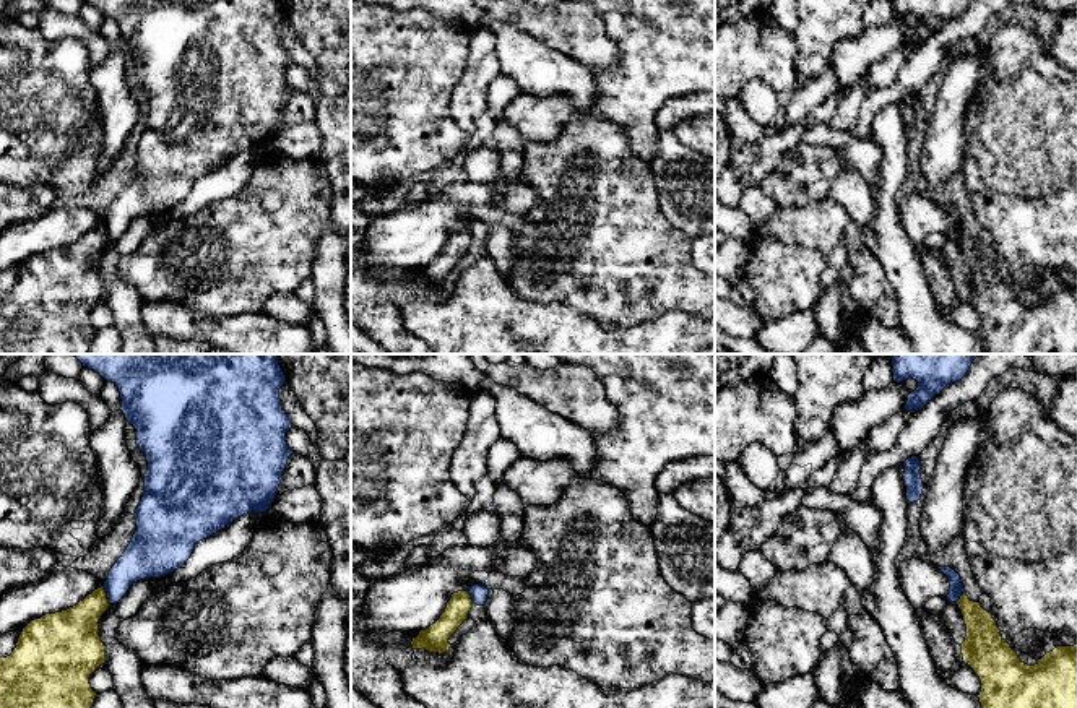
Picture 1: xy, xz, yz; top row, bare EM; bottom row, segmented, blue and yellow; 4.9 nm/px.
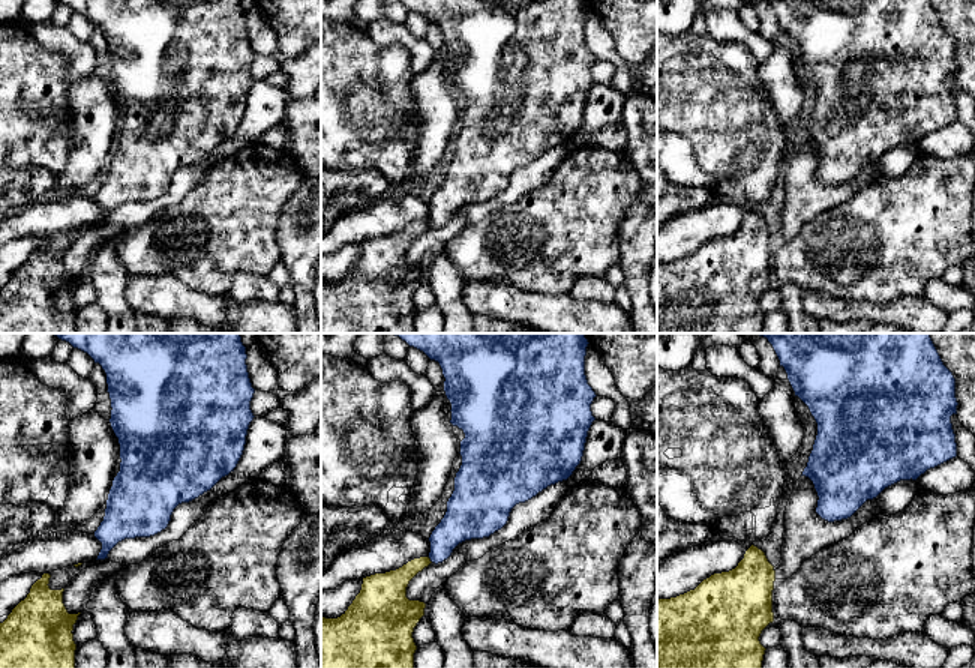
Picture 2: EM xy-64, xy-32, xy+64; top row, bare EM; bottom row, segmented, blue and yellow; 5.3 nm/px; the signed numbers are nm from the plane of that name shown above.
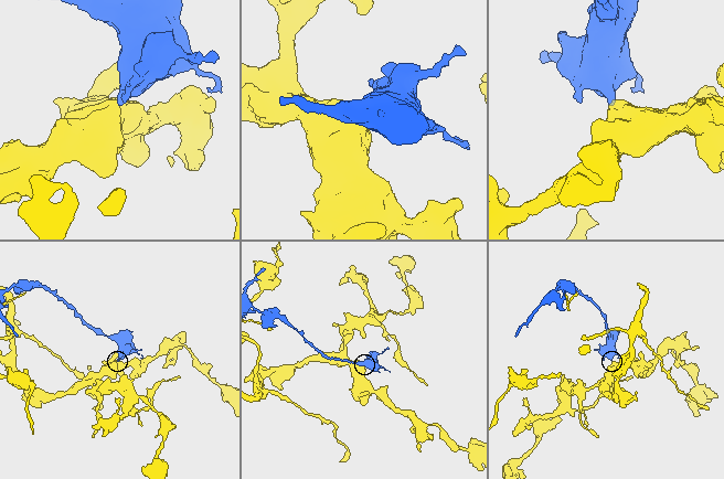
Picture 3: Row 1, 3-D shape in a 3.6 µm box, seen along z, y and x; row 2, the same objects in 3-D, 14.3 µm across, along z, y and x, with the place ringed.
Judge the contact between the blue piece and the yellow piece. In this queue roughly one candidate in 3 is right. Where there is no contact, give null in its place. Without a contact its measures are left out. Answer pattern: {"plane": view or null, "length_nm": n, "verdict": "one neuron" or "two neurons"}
{"plane": "xy", "length_nm": 110, "verdict": "two neurons"}

